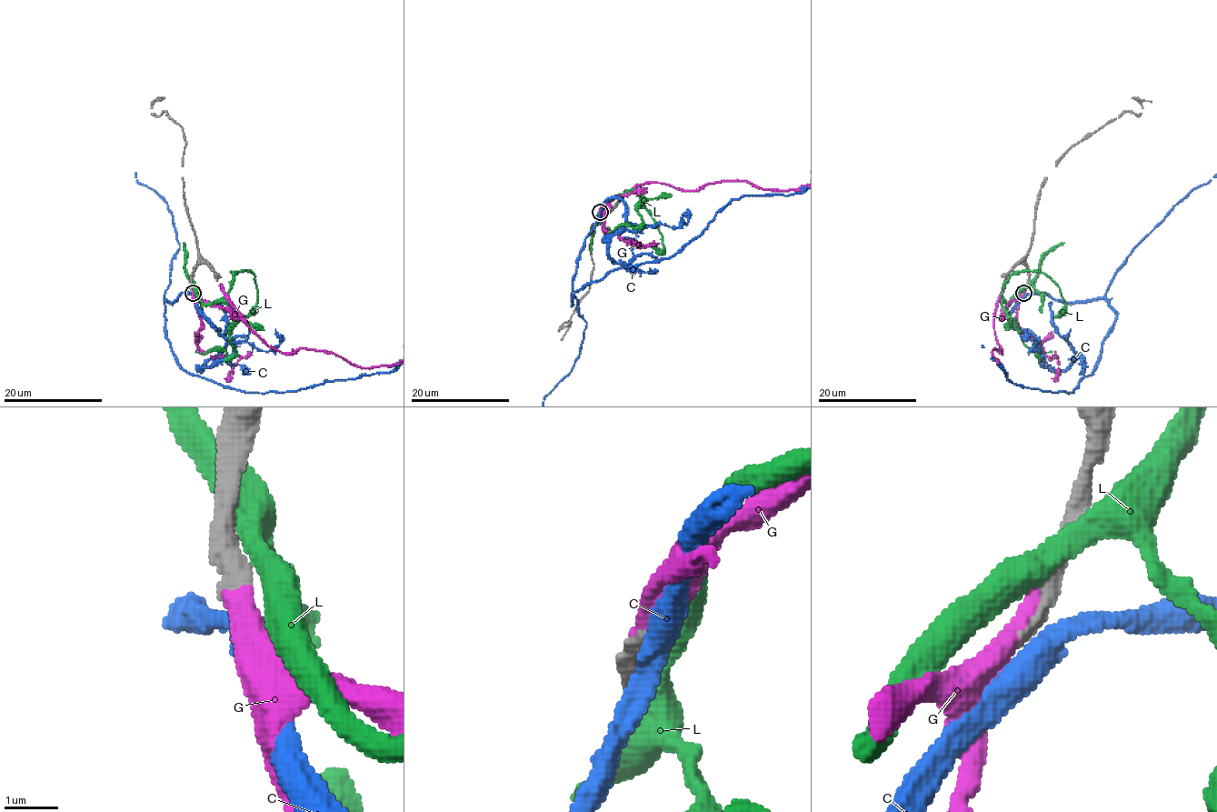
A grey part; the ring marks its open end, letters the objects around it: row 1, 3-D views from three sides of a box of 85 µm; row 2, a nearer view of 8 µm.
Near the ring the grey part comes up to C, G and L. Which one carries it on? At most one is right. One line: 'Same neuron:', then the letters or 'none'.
Same neuron: G

